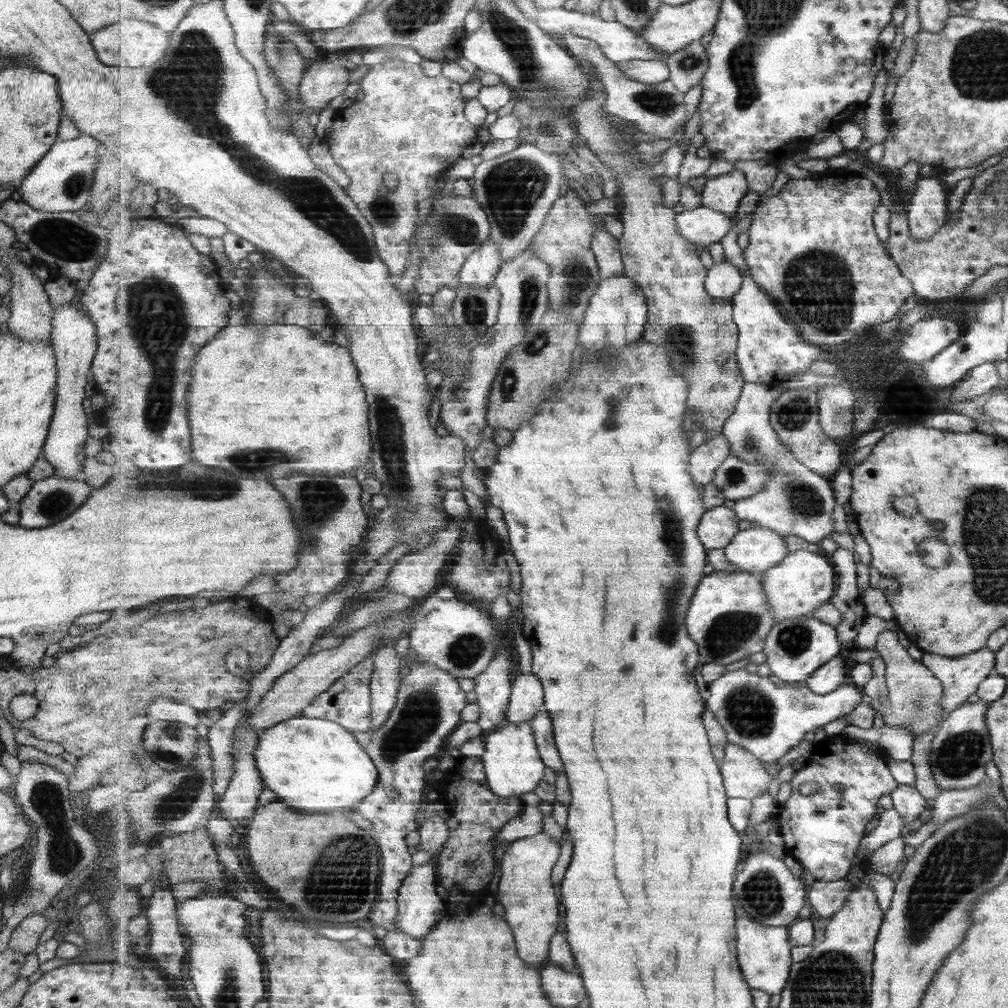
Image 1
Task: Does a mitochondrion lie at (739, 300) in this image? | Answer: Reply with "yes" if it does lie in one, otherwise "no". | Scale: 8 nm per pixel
no

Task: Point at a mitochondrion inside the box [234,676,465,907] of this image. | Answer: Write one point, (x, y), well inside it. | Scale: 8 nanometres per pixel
(421, 713)

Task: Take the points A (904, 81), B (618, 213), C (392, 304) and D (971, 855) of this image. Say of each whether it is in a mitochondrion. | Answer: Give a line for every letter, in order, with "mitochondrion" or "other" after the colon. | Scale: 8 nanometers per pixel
A: other
B: other
C: other
D: mitochondrion

